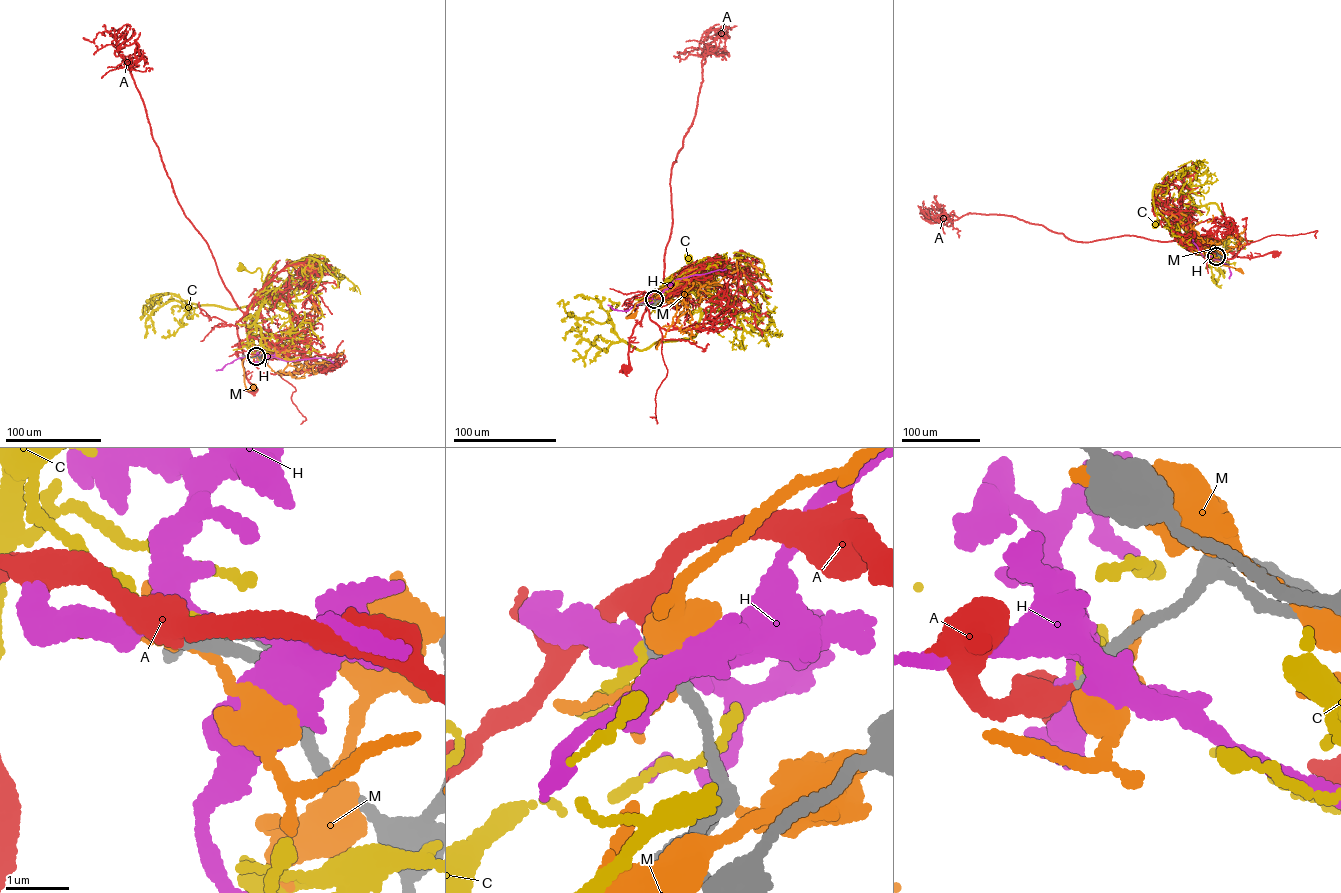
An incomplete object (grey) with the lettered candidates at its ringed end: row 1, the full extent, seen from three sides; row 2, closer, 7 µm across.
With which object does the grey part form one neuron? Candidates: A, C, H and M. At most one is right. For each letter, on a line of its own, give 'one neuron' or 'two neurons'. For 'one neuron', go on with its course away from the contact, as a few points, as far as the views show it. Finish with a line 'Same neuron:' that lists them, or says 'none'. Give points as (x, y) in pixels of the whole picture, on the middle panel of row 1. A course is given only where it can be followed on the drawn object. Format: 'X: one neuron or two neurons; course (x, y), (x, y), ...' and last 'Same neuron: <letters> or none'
A: one neuron; course (654, 299), (659, 294), (651, 298), (641, 321), (633, 328), (626, 369)
C: two neurons
H: two neurons
M: two neurons
Same neuron: A

